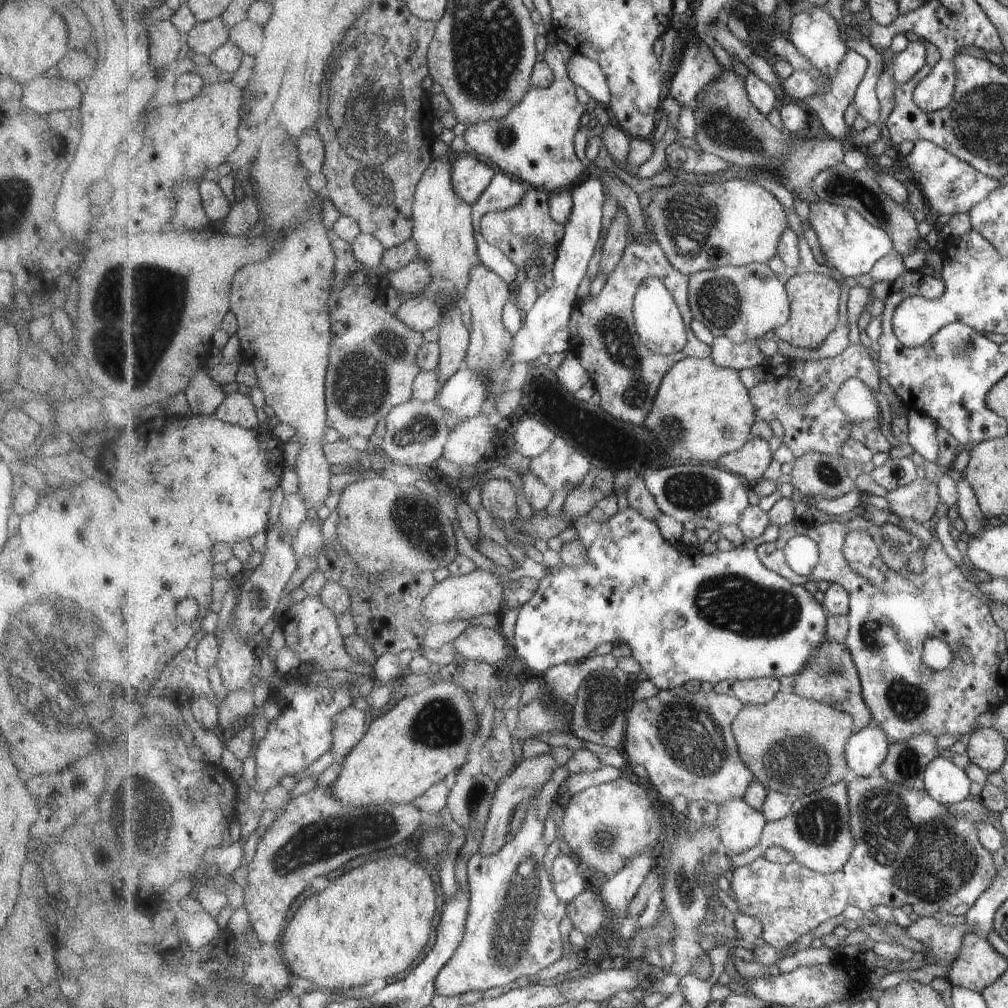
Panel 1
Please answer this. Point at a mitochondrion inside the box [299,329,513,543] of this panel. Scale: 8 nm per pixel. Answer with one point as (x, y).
(418, 426)

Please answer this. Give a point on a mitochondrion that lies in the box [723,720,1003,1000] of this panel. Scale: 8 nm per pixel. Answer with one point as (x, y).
(930, 860)

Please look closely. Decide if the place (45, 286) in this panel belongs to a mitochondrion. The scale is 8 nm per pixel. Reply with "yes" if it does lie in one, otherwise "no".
no

